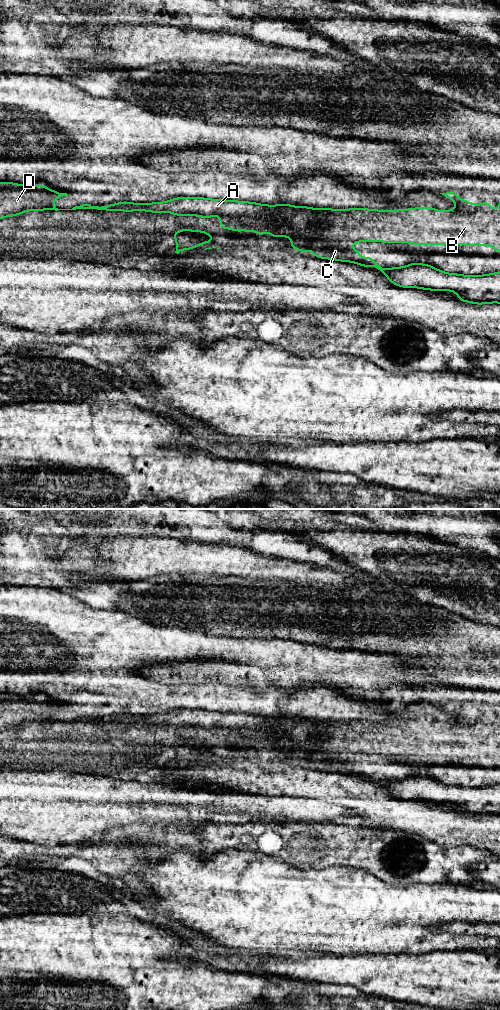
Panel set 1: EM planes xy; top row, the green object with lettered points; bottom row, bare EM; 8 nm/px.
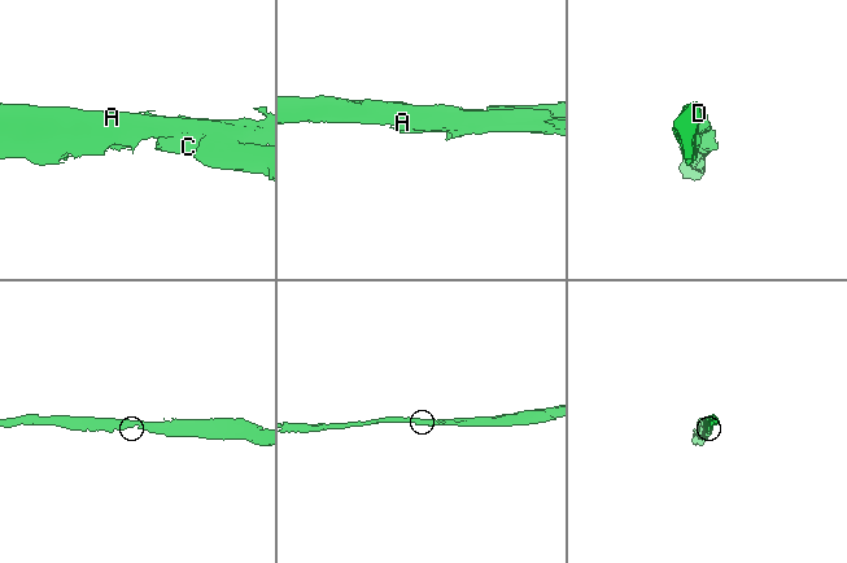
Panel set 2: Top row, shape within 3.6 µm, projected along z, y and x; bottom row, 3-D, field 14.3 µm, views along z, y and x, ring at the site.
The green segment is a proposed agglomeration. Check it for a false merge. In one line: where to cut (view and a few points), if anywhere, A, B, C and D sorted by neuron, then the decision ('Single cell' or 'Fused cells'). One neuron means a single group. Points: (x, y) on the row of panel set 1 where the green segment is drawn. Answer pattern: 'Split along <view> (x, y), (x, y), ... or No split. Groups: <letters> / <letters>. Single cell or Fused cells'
Split along xy (221, 216), (257, 216), (272, 230), (322, 229). Groups: A D / B C. Fused cells

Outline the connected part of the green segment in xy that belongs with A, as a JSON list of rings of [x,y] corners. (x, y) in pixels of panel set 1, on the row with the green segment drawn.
[[[0,182],[0,219],[21,215],[26,211],[76,210],[97,211],[146,211],[172,213],[176,216],[194,215],[201,218],[237,217],[247,215],[259,217],[268,230],[281,227],[296,234],[314,233],[322,230],[316,208],[292,206],[290,204],[267,205],[248,201],[221,200],[203,197],[177,197],[164,202],[133,203],[119,202],[105,206],[82,204],[72,209],[58,209],[54,200],[67,193],[51,190],[44,185],[23,185]]]

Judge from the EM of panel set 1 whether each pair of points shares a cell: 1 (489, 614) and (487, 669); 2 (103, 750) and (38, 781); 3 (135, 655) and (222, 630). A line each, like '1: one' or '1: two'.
1: two
2: two
3: two

